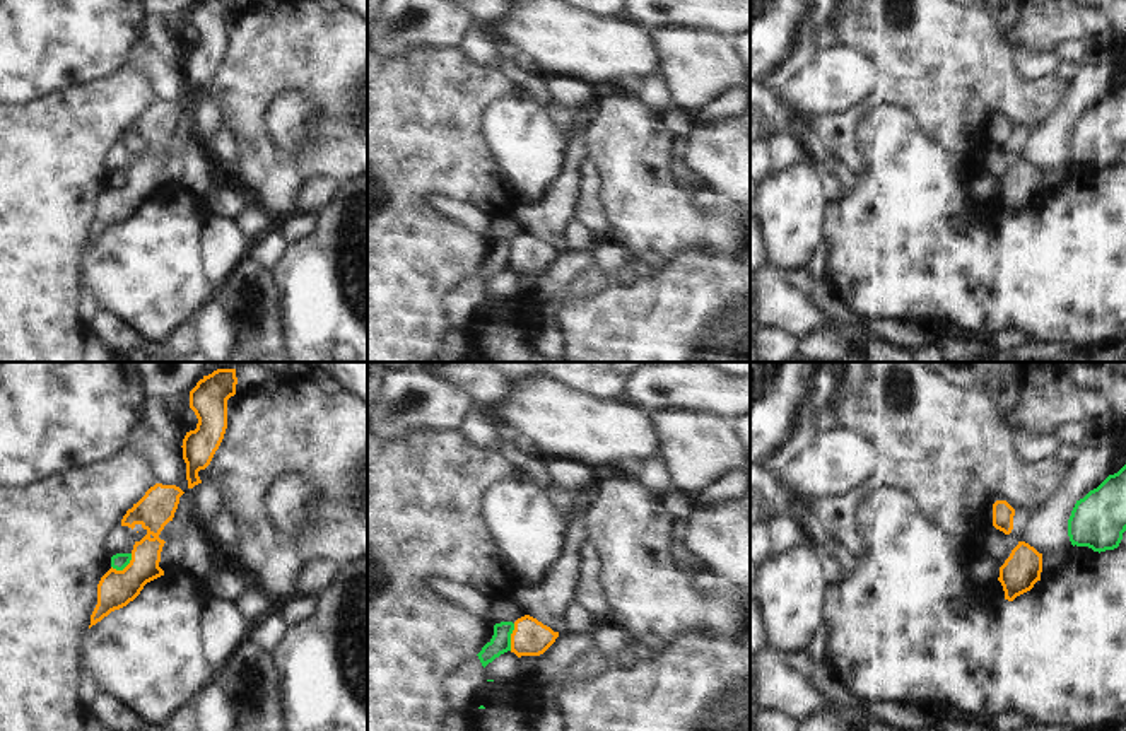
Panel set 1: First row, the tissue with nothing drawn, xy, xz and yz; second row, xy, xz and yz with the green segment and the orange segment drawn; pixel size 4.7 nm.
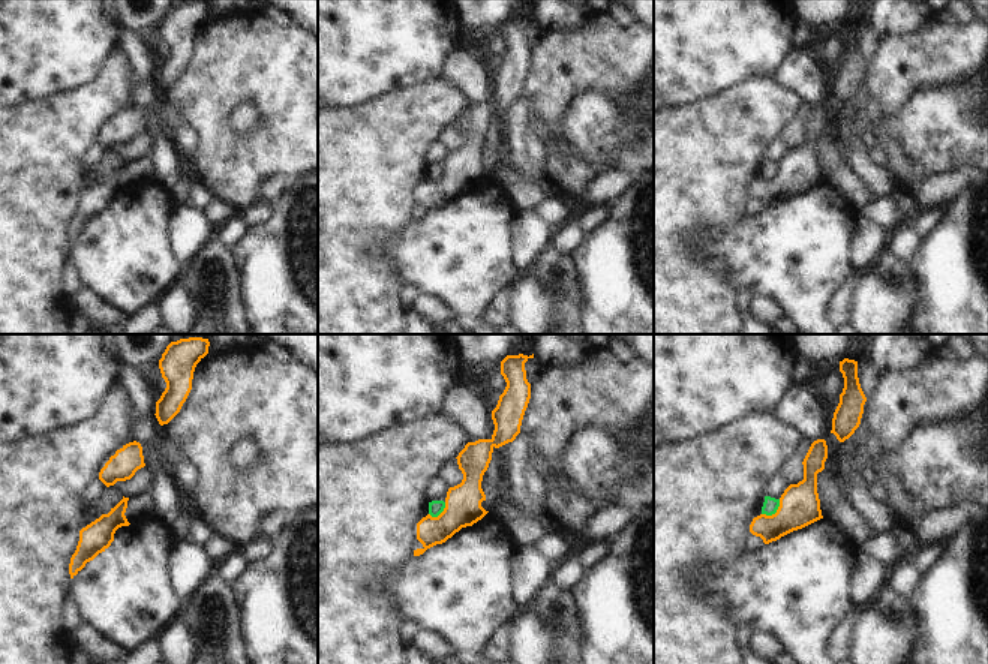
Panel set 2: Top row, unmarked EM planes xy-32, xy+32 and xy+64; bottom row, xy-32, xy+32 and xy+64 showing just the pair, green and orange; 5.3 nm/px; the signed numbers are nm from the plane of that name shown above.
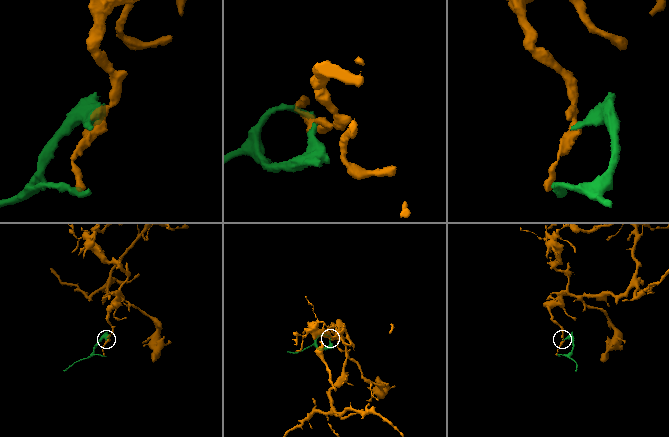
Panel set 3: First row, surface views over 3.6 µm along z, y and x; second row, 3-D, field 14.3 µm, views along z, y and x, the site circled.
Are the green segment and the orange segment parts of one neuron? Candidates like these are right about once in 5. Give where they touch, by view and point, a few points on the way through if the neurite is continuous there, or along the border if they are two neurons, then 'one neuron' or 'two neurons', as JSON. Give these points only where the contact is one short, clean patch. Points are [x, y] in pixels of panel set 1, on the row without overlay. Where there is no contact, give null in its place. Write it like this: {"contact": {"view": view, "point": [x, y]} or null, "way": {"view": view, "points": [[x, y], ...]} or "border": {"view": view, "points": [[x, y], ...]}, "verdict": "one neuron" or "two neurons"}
{"contact": {"view": "xy", "point": [123, 185]}, "border": {"view": "xy", "points": [[132, 171], [132, 176], [122, 187], [111, 185]]}, "verdict": "two neurons"}

